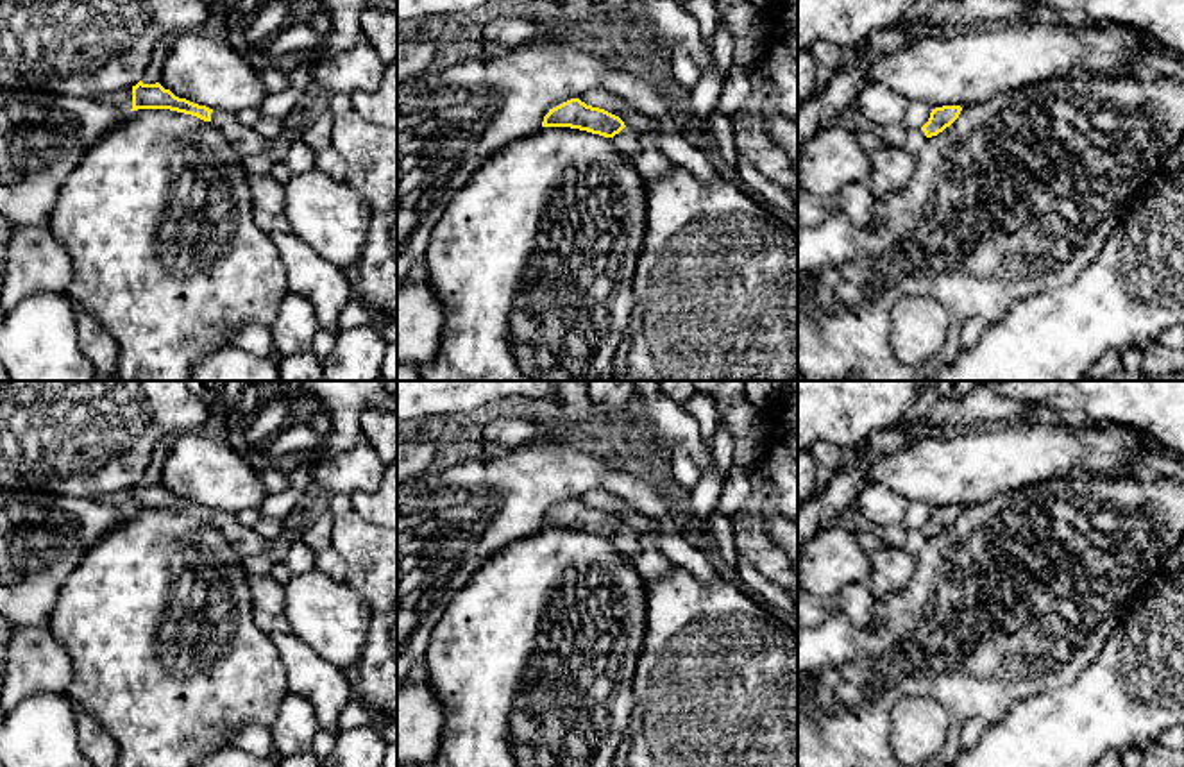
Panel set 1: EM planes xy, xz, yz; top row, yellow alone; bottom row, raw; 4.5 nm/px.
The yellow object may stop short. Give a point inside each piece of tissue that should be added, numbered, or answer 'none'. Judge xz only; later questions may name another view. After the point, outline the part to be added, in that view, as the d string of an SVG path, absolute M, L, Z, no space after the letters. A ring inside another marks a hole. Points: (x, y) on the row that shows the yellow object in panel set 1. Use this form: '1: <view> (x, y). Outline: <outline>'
1: xz (628, 140). Outline: M624 127L613 136L613 143L622 154L635 157L642 148L642 132Z

